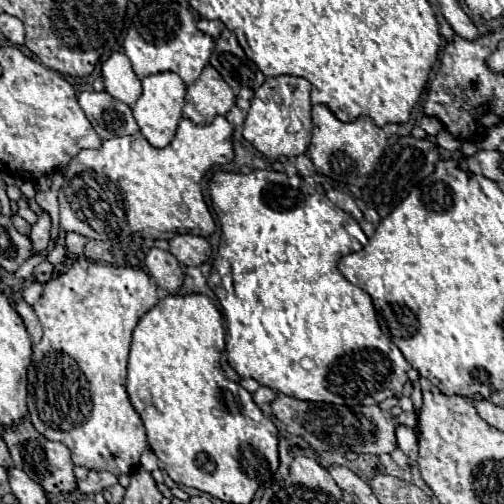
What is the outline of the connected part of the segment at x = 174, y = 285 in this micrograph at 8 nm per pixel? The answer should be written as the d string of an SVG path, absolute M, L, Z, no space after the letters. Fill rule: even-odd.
M150 249L144 265L146 265L148 273L156 279L158 287L166 289L172 295L178 293L178 289L184 281L184 271L172 253L162 251L162 249Z

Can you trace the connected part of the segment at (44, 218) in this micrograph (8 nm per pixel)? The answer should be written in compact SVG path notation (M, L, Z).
M46 213L38 215L38 223L32 225L32 233L30 233L30 241L32 241L32 253L42 253L48 247L50 241L50 217Z

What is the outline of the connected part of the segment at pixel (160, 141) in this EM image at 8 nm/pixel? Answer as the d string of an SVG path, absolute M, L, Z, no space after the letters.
M156 73L142 79L142 97L132 107L132 113L136 113L136 123L140 127L140 133L146 137L146 141L152 147L166 147L176 133L178 121L182 119L182 107L184 107L184 95L186 85L176 73Z

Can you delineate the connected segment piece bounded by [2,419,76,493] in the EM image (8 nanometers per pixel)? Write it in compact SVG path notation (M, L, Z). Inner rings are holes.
M24 419L22 425L18 425L18 427L4 429L2 439L6 441L6 445L10 449L14 467L22 469L30 479L40 483L46 493L72 493L76 489L76 477L74 477L74 471L72 471L74 463L72 463L72 457L70 457L70 449L66 449L66 445L62 445L62 443L46 441L30 425L28 419Z

